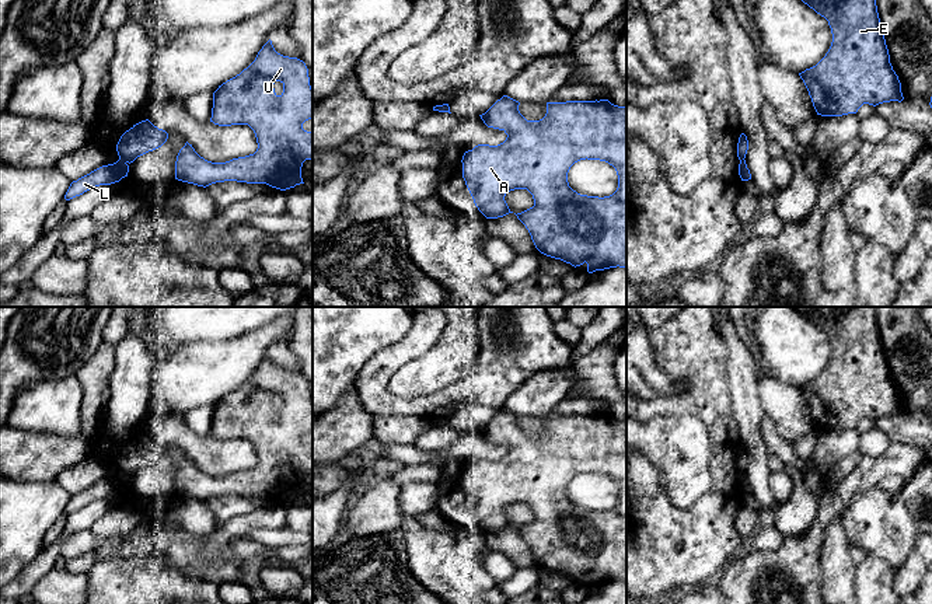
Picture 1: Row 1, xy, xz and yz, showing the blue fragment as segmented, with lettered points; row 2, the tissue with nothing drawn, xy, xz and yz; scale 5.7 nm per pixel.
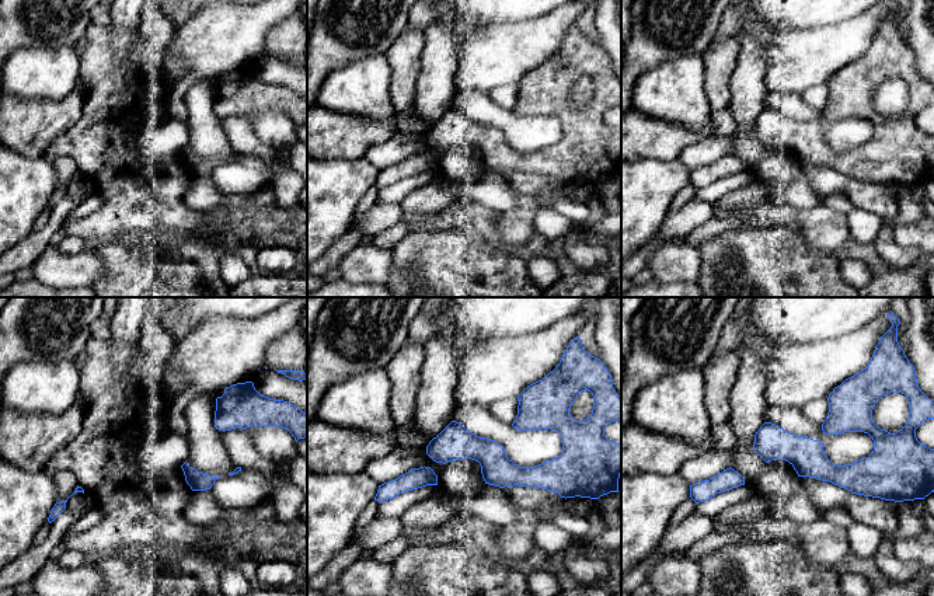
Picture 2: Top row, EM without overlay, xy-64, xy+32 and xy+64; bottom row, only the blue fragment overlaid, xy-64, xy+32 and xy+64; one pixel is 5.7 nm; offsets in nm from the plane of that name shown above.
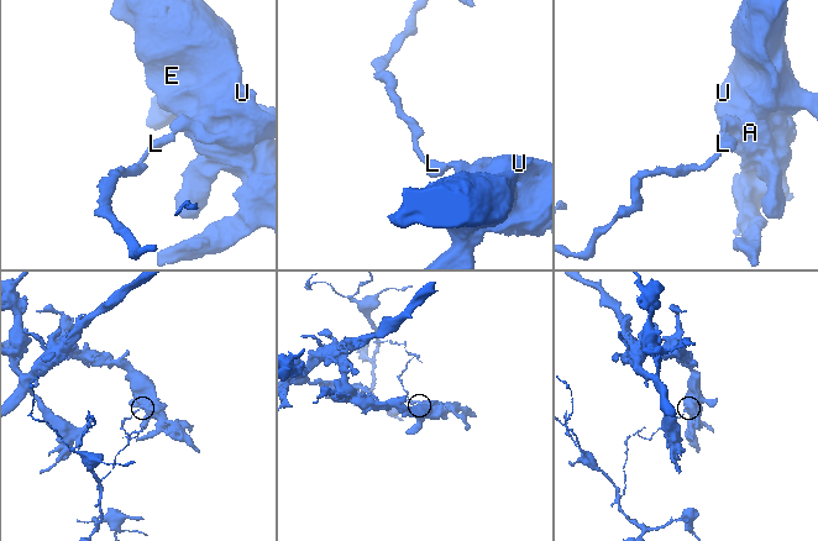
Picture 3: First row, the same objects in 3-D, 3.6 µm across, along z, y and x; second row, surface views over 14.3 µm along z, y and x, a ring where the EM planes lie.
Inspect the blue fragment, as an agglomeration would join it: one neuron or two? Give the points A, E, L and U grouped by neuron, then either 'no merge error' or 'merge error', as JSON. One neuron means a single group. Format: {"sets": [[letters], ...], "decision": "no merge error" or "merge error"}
{"sets": [["A", "E", "U"], ["L"]], "decision": "merge error"}

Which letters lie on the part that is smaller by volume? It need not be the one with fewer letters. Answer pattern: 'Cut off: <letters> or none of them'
Cut off: L

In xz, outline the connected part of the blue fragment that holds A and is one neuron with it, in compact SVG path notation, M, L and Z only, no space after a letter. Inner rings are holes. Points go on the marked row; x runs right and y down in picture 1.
M503 95L485 114L479 115L488 128L503 130L507 137L498 146L478 144L462 156L462 178L475 206L486 219L513 213L505 196L514 189L527 189L534 206L517 213L528 230L535 248L551 258L572 266L587 263L587 272L610 268L626 269L626 108L600 101L547 102L547 114L540 121L527 121L519 111L520 102ZM580 160L600 160L612 165L618 175L617 191L604 198L580 195L569 186L568 172Z

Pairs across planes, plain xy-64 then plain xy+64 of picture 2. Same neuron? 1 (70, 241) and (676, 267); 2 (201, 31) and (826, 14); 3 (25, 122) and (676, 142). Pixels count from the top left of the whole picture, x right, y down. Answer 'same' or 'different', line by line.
1: different
2: different
3: same

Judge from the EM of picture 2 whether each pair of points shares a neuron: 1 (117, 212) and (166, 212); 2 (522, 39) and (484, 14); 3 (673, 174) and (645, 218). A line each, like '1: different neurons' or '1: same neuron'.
1: same neuron
2: different neurons
3: same neuron

